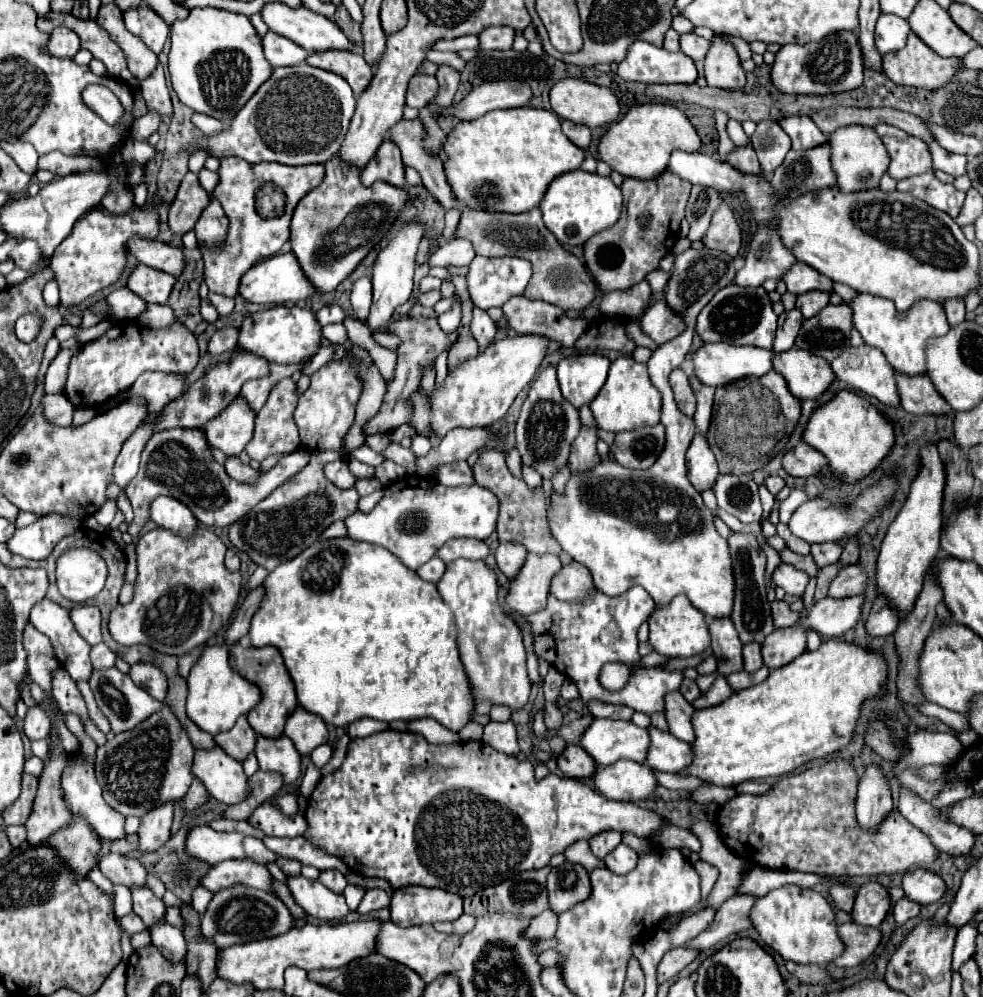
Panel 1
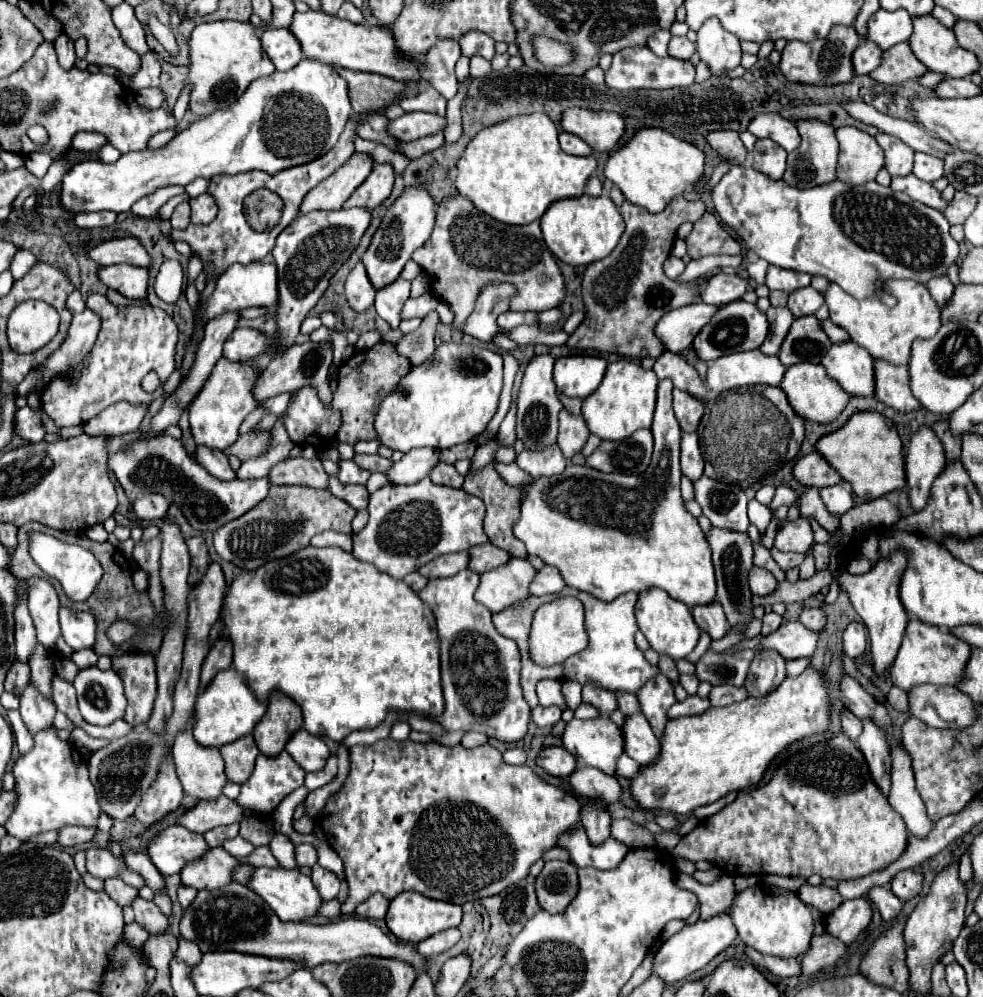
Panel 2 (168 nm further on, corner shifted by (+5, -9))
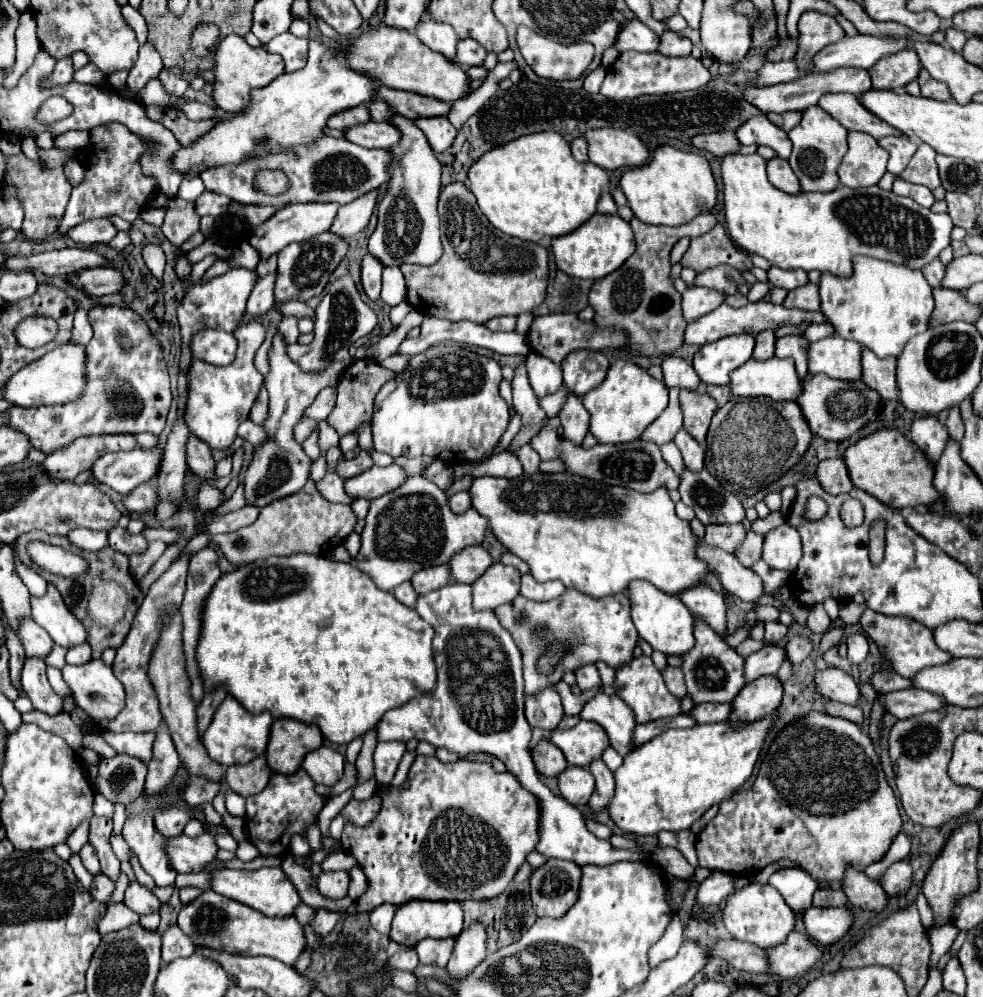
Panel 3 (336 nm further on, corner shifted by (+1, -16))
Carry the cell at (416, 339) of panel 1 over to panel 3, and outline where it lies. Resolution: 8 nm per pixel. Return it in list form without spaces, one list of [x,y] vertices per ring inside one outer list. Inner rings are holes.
[[[357,360],[353,362],[343,374],[341,374],[341,380],[339,380],[339,398],[337,398],[337,406],[335,410],[329,414],[327,422],[339,432],[339,436],[345,436],[345,434],[351,434],[351,432],[357,432],[361,424],[365,422],[371,422],[373,418],[373,402],[375,402],[375,396],[377,392],[383,388],[383,384],[387,380],[393,380],[397,374],[379,366],[375,360]]]

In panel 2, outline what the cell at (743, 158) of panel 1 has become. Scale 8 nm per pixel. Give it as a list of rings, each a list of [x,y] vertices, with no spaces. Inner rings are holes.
[[[715,131],[709,133],[705,139],[723,159],[731,159],[741,165],[747,161],[747,149],[741,143],[737,131]]]

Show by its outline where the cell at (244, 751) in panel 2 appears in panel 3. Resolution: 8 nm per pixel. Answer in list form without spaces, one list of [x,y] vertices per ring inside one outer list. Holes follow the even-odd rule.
[[[255,756],[249,764],[233,764],[225,772],[225,782],[233,792],[247,798],[255,792],[261,792],[271,776],[271,768],[265,762],[265,756]]]

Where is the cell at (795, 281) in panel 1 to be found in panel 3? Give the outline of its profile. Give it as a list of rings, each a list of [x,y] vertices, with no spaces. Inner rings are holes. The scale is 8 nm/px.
[[[769,268],[767,278],[771,286],[775,288],[785,288],[785,290],[795,290],[801,288],[809,282],[805,270],[779,270],[779,268]]]

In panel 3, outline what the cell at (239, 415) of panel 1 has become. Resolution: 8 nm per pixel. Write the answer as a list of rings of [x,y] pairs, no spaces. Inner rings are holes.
[[[249,320],[239,324],[233,334],[239,340],[237,358],[233,364],[221,368],[195,360],[189,372],[189,396],[185,420],[191,434],[203,440],[211,450],[227,450],[227,446],[235,442],[237,428],[249,416],[249,410],[263,386],[263,374],[255,368],[253,358],[265,340],[265,326],[259,320]]]

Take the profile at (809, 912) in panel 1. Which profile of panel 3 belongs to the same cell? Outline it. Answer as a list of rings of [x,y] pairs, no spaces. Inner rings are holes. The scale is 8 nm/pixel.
[[[751,882],[739,892],[733,892],[723,908],[723,922],[729,934],[741,942],[755,944],[763,950],[775,948],[787,940],[787,936],[795,930],[795,910],[787,906],[783,896],[769,884]]]

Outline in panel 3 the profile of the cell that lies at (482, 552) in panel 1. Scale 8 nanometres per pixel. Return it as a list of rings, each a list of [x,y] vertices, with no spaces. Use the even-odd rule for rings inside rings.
[[[441,564],[437,568],[427,568],[427,570],[417,572],[417,576],[413,576],[411,584],[419,594],[427,594],[427,592],[447,586],[449,580],[451,580],[451,568],[449,568],[449,564]]]

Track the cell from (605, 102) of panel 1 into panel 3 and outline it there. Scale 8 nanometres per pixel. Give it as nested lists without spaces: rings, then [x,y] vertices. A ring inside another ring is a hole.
[[[591,128],[585,132],[585,140],[589,144],[589,160],[605,170],[641,166],[649,156],[645,144],[635,134],[619,128]]]

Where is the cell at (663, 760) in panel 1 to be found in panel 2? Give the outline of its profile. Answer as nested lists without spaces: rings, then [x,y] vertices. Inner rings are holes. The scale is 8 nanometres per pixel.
[[[641,713],[629,715],[621,731],[625,733],[625,753],[639,765],[647,765],[659,755],[659,739]]]

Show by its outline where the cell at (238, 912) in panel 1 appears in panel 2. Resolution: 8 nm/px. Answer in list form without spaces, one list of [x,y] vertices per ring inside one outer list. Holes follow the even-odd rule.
[[[229,883],[215,891],[199,891],[189,909],[183,911],[179,929],[181,935],[197,943],[203,953],[229,949],[237,953],[297,961],[305,969],[313,969],[315,965],[325,961],[339,963],[363,955],[395,957],[411,963],[421,971],[425,965],[425,957],[417,953],[417,947],[413,943],[393,943],[375,923],[369,923],[367,919],[343,919],[329,925],[313,925],[305,921],[283,923],[259,895],[239,883]]]

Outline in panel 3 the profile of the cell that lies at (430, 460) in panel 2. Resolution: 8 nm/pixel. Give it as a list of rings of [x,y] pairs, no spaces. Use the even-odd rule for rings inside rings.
[[[391,464],[387,468],[373,466],[367,472],[349,478],[347,492],[349,492],[349,496],[355,496],[355,498],[373,500],[381,494],[387,494],[387,492],[399,488],[401,484],[405,484],[405,480],[407,480],[407,472],[397,464]]]

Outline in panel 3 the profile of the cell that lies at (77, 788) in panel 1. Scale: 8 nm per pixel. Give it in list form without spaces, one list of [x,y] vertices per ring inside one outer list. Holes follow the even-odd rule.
[[[21,724],[21,728],[9,734],[5,764],[1,770],[1,786],[5,788],[5,798],[1,802],[1,824],[7,832],[7,838],[17,850],[47,850],[65,838],[87,818],[93,818],[93,800],[95,790],[87,778],[87,770],[79,754],[67,746],[67,742],[37,724]]]

